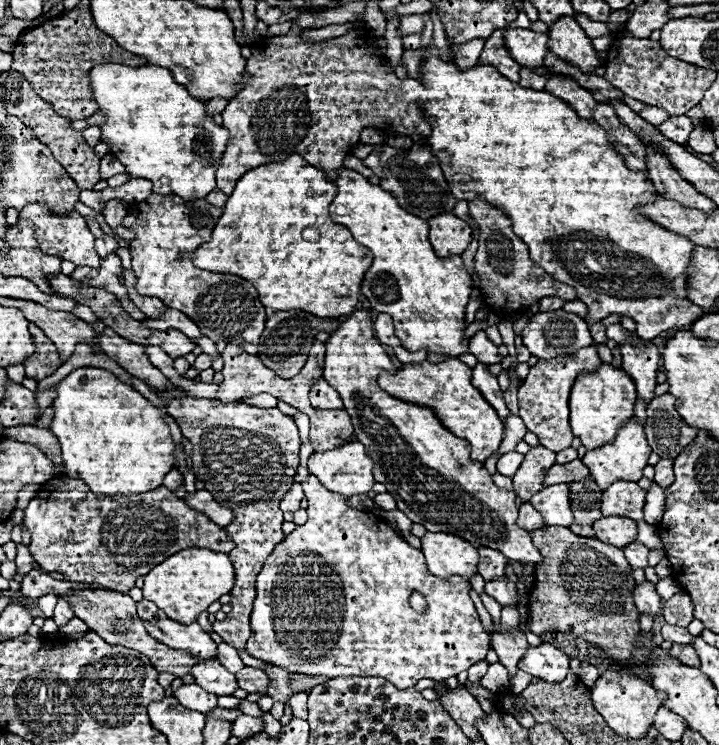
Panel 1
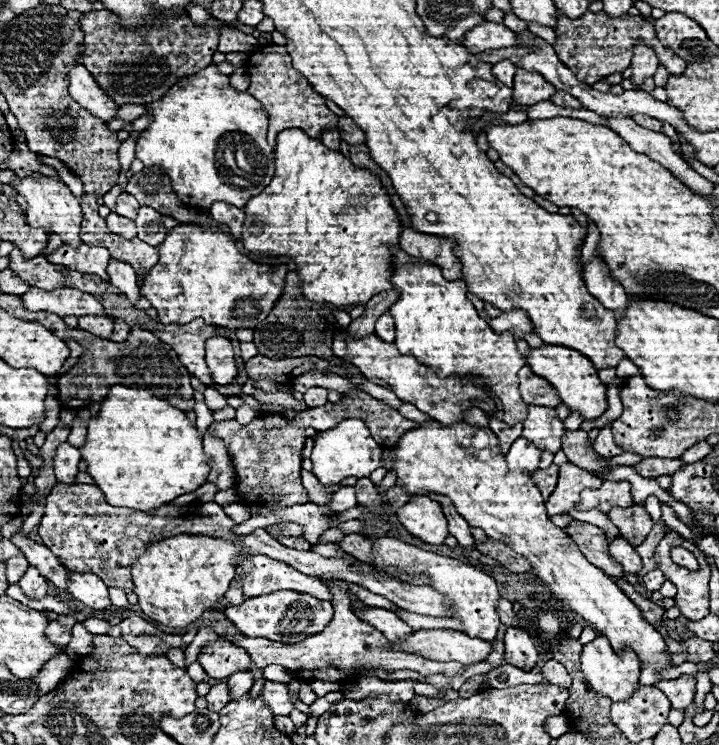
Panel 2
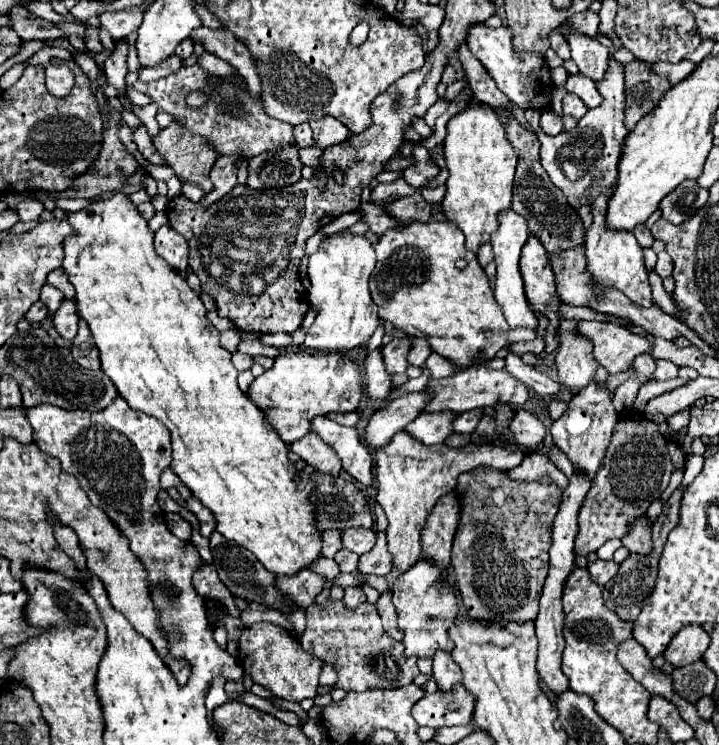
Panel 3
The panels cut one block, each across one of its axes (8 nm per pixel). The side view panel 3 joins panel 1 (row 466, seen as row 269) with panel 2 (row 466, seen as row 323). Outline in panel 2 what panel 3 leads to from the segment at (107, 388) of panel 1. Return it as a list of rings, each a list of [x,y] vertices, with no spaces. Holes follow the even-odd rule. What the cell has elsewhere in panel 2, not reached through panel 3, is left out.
[[[112,386],[106,398],[100,402],[96,416],[88,420],[88,434],[84,446],[80,446],[82,460],[92,474],[94,484],[104,492],[110,506],[134,508],[134,510],[154,510],[162,504],[172,502],[174,498],[196,490],[206,482],[210,466],[202,452],[202,438],[194,424],[188,422],[186,414],[178,408],[172,408],[168,402],[152,396],[148,390]]]

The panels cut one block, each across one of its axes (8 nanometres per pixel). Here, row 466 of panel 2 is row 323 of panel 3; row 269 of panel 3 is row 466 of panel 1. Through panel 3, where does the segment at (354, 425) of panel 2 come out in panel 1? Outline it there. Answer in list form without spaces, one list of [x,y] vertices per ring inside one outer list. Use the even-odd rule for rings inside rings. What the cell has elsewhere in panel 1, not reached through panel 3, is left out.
[[[360,442],[328,452],[314,452],[308,460],[308,470],[328,490],[344,496],[366,494],[374,486],[374,462]]]

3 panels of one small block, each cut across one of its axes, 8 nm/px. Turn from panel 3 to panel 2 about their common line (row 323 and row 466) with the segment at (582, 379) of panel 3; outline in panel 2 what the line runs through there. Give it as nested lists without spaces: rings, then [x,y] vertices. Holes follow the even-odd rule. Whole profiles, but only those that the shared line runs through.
[[[574,464],[560,466],[556,490],[544,502],[548,516],[570,514],[580,504],[580,492],[584,488],[600,488],[600,484],[602,484],[600,478],[592,476],[590,472],[586,472]]]

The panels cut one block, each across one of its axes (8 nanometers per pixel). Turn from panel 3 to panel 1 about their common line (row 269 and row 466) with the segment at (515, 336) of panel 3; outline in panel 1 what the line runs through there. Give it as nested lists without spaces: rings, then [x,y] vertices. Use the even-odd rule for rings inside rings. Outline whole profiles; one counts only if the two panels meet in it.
[[[360,308],[350,314],[346,322],[334,330],[326,342],[326,364],[324,364],[324,380],[334,386],[344,402],[344,410],[350,414],[354,424],[356,440],[366,446],[368,456],[374,460],[374,478],[376,482],[386,484],[386,490],[394,496],[398,510],[404,512],[412,522],[424,524],[428,522],[426,530],[430,532],[446,532],[460,536],[474,546],[490,546],[500,550],[508,560],[536,564],[542,560],[538,548],[532,544],[532,538],[526,530],[516,526],[518,518],[518,498],[514,492],[498,488],[492,482],[492,476],[484,470],[480,462],[470,460],[470,444],[458,436],[454,436],[448,428],[440,424],[434,416],[432,408],[410,404],[398,400],[384,392],[378,386],[378,374],[382,370],[394,368],[392,358],[386,354],[378,338],[374,336],[370,312]]]

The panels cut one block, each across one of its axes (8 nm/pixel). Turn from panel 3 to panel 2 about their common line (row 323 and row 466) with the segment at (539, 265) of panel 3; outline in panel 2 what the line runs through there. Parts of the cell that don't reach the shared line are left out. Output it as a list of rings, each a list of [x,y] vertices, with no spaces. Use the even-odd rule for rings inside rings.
[[[552,464],[552,466],[546,468],[546,470],[536,470],[536,472],[532,474],[532,482],[540,488],[540,492],[542,492],[544,498],[548,498],[548,496],[554,492],[556,480],[558,480],[558,466],[556,466],[556,464]]]

